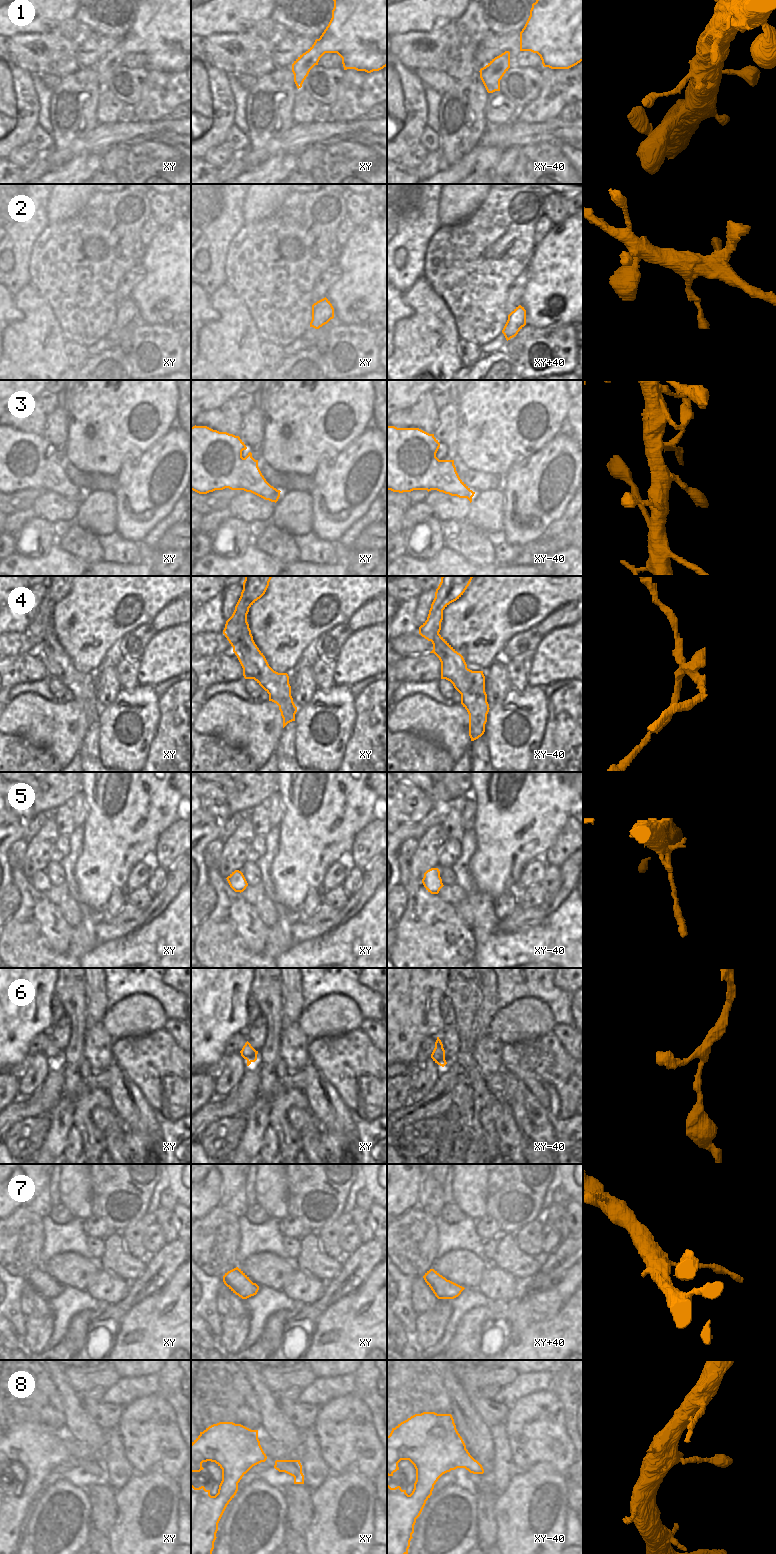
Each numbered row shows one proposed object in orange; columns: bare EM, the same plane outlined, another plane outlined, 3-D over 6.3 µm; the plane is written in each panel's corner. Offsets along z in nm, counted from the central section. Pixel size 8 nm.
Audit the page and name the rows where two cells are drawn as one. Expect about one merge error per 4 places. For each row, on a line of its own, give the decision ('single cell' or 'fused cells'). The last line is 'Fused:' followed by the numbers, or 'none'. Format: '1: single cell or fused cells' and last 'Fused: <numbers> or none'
1: single cell
2: single cell
3: single cell
4: fused cells
5: single cell
6: single cell
7: fused cells
8: single cell
Fused: 4, 7

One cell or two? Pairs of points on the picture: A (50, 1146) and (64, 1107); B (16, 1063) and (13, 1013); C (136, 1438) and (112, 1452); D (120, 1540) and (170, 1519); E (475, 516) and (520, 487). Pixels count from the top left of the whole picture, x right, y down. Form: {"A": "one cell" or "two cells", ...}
{"A": "one cell", "B": "one cell", "C": "two cells", "D": "one cell", "E": "two cells"}

